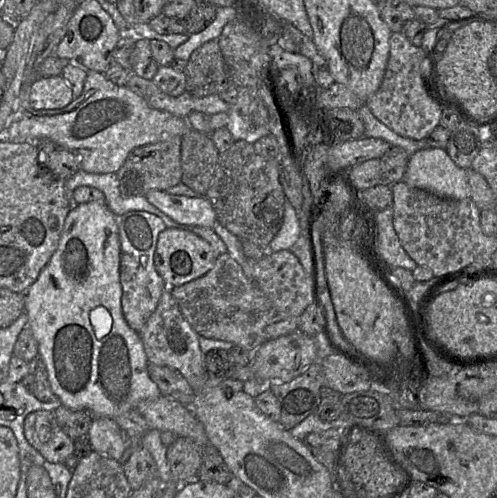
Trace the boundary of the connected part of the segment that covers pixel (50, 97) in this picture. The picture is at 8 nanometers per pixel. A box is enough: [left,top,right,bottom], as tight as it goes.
[29,75,73,110]

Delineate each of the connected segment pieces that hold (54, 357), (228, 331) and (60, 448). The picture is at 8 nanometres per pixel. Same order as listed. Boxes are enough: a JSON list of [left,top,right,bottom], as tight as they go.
[[25,201,161,419],[169,253,276,352],[24,408,74,463]]

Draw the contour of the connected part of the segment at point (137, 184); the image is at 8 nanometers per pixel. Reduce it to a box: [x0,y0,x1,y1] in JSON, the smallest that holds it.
[116,136,182,197]

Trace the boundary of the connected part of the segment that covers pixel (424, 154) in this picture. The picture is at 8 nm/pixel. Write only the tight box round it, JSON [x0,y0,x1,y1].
[403,147,470,198]

